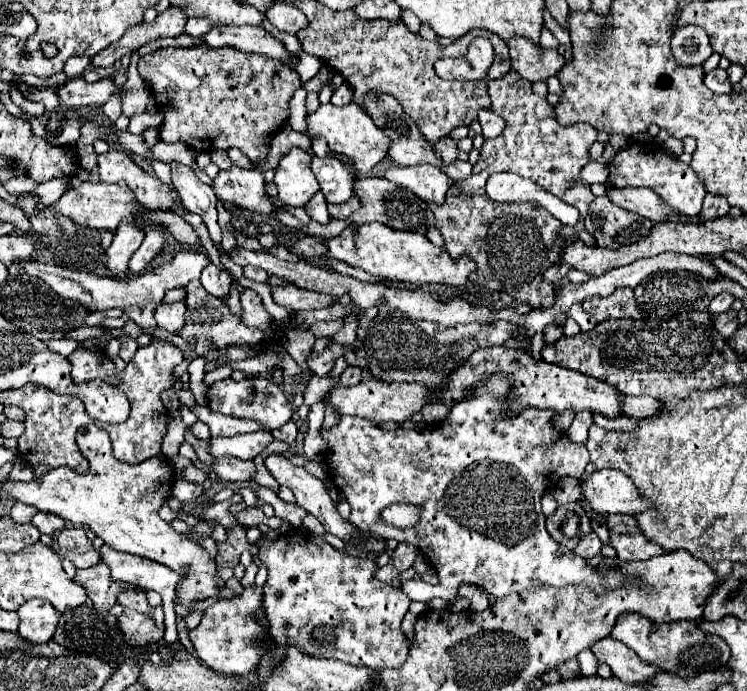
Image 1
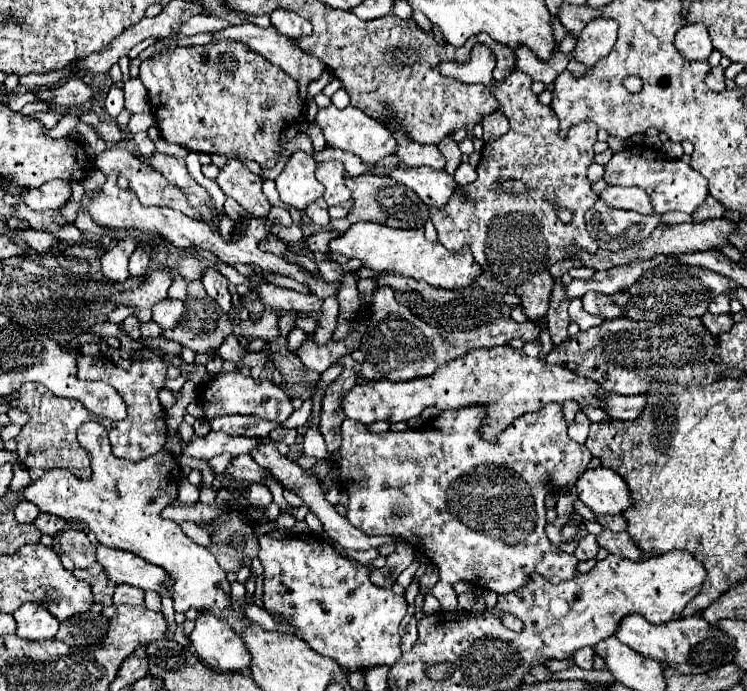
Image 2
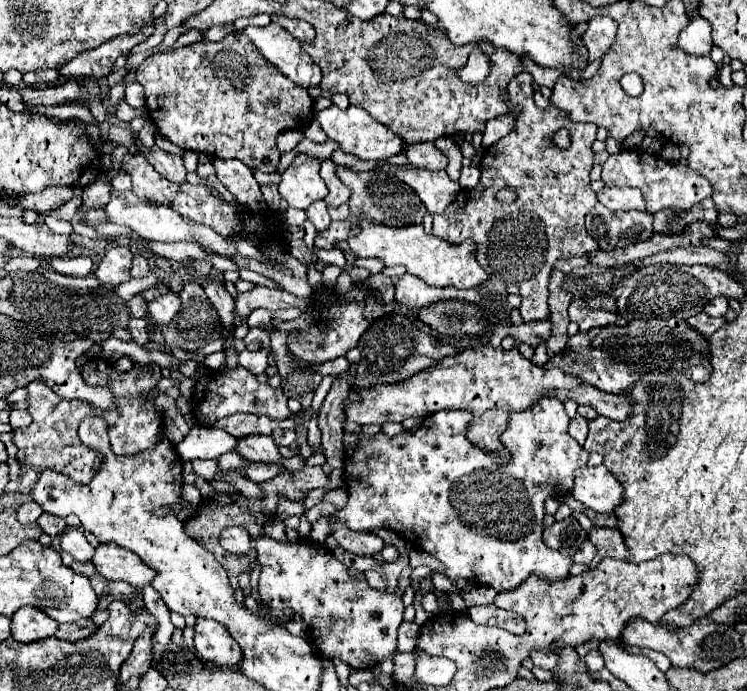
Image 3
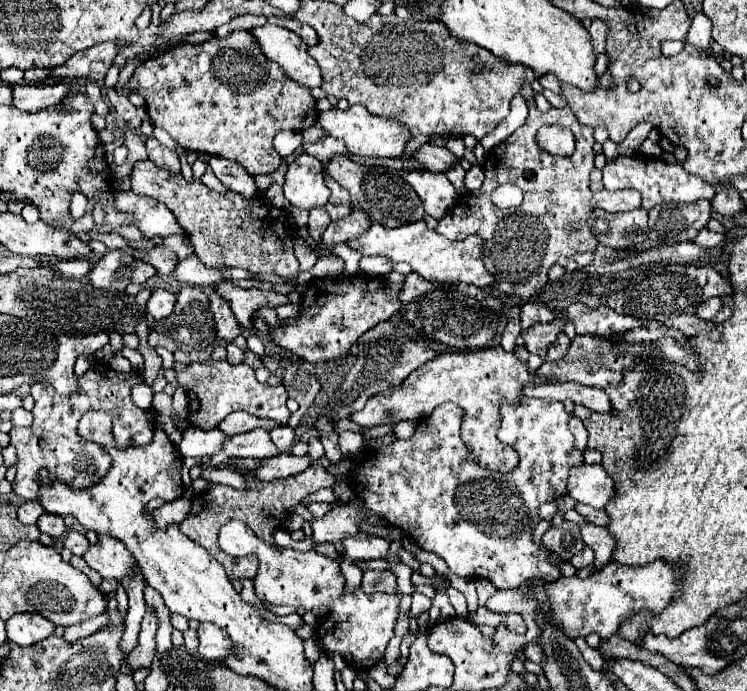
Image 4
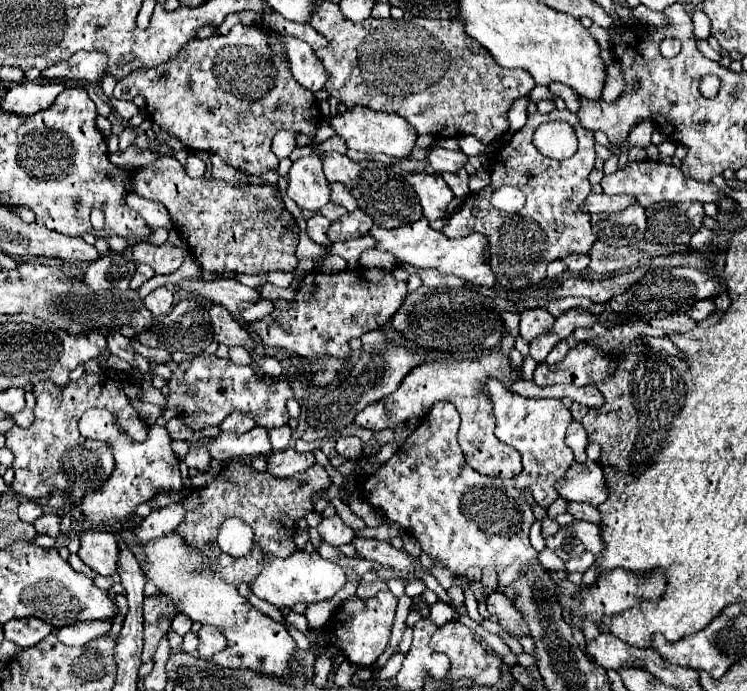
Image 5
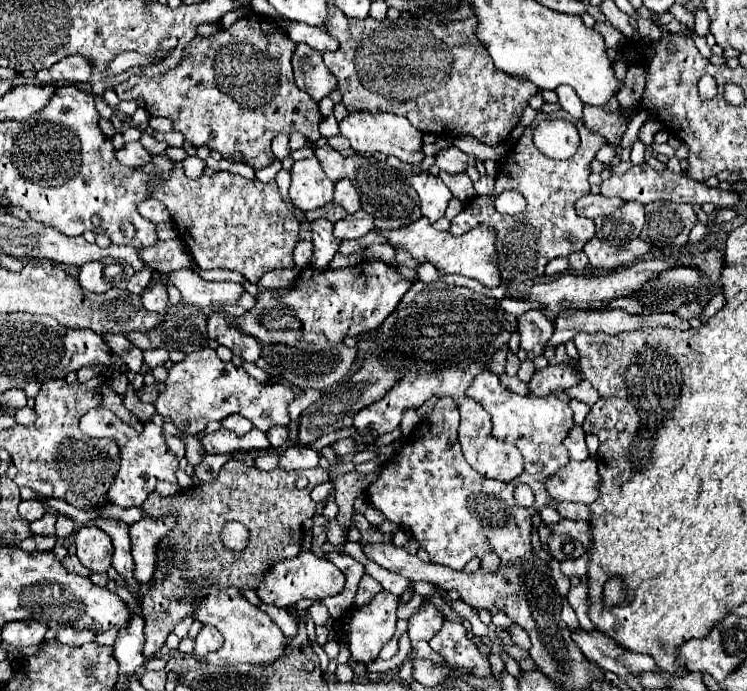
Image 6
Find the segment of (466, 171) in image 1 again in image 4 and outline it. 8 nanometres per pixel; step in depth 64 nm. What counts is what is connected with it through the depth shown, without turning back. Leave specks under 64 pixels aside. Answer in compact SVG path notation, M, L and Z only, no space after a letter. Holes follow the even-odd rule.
M472 166L468 172L466 172L466 178L464 178L464 184L468 190L478 190L484 182L484 172L480 166Z

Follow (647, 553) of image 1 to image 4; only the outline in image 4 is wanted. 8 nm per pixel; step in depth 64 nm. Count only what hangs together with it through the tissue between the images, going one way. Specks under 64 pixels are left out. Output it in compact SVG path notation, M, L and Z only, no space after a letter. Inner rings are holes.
M586 524L580 528L582 528L582 538L584 538L586 546L590 546L594 550L594 556L596 556L594 568L600 570L602 564L612 560L612 556L616 552L616 540L612 538L608 528L600 528L596 524Z

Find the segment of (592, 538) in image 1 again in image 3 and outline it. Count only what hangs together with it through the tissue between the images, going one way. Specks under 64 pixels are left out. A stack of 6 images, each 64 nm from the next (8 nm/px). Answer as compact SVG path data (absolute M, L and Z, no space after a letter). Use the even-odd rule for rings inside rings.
M586 540L582 546L580 546L580 550L572 556L572 560L574 562L578 562L578 564L590 564L592 562L592 558L596 556L596 546L590 542L590 540Z

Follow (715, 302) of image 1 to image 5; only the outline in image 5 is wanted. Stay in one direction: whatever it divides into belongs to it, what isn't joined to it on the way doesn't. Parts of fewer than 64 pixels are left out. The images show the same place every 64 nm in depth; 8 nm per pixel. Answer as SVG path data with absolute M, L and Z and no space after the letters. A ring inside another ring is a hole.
M712 298L712 300L700 300L700 302L696 302L692 306L692 310L688 310L686 314L690 318L694 318L694 320L704 320L704 318L708 318L714 312L716 312L716 304L714 304L714 298Z

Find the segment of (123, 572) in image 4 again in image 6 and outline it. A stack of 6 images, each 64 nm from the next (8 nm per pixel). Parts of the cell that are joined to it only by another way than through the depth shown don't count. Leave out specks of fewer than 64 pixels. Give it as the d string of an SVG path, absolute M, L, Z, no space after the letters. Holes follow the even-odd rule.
M92 524L82 526L76 534L76 548L78 548L76 552L78 560L92 572L104 574L110 570L114 546L112 546L112 538L104 530Z

